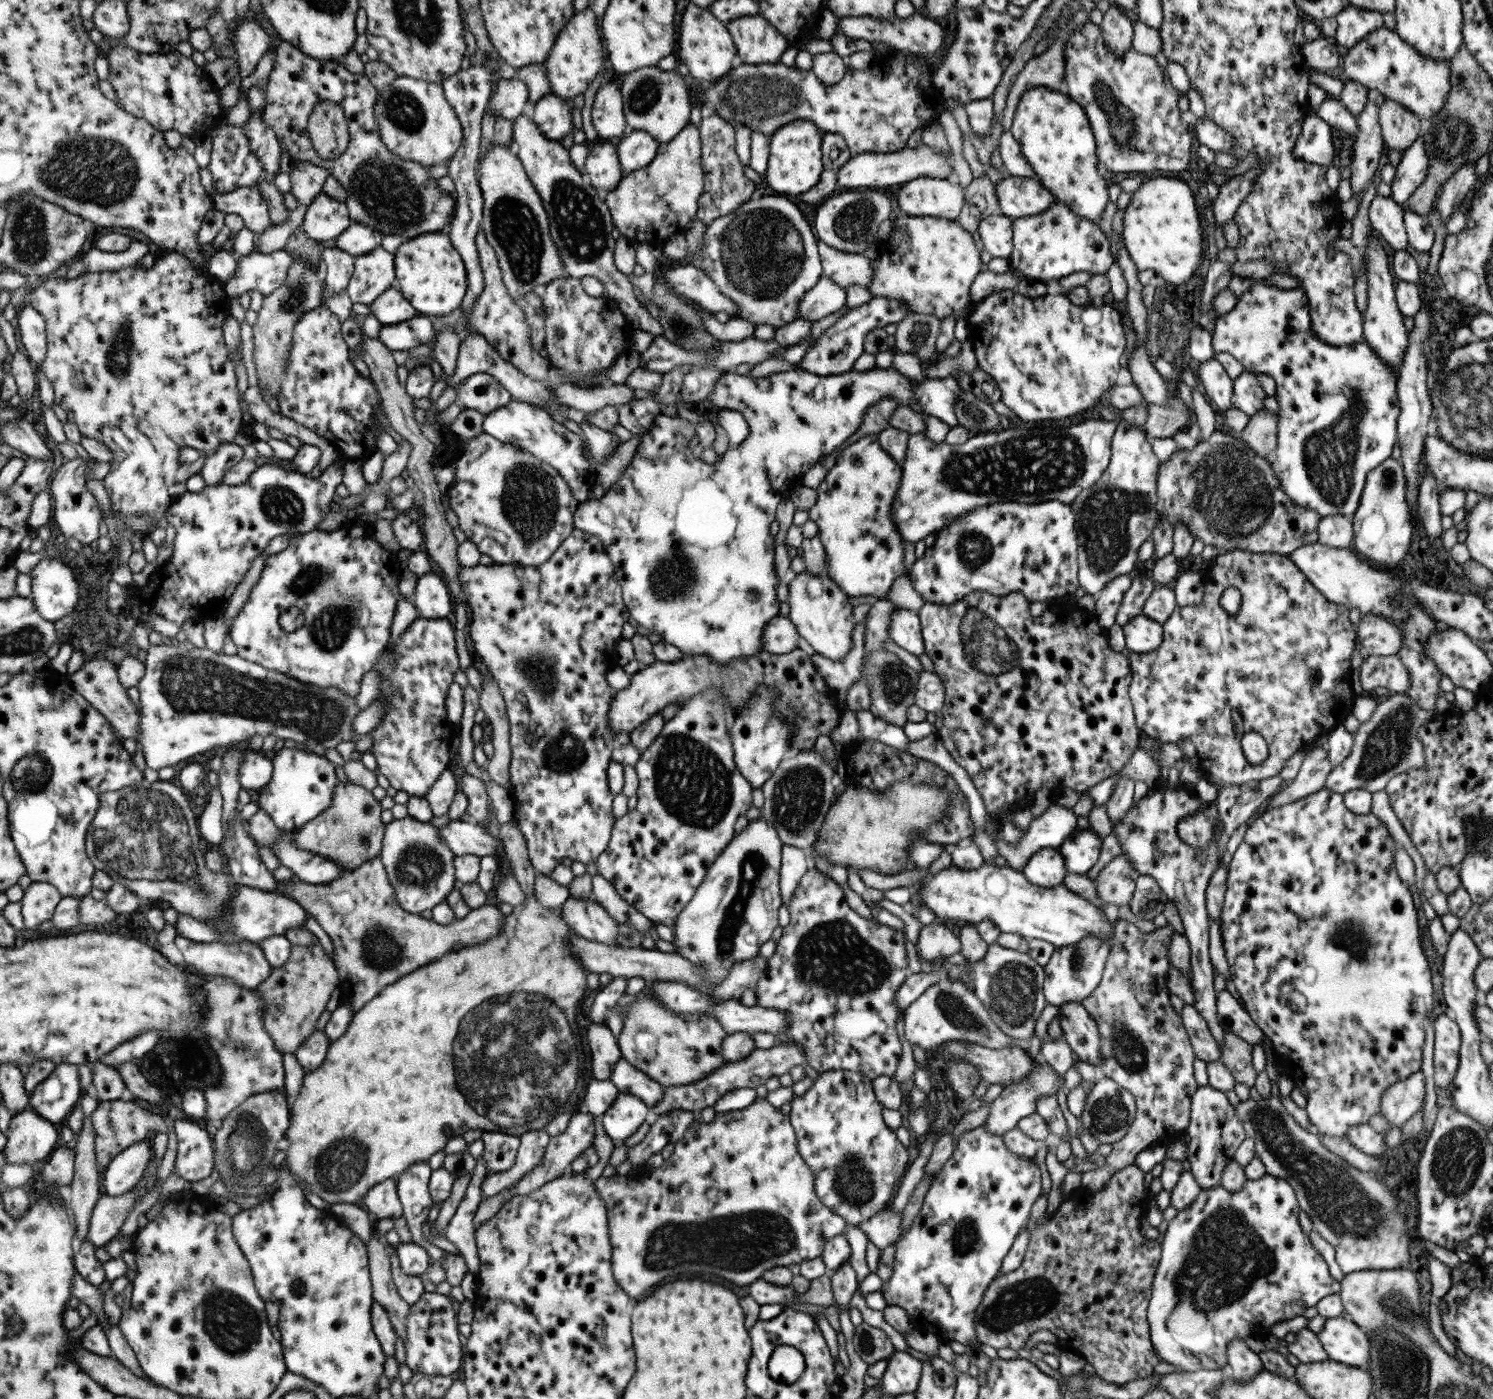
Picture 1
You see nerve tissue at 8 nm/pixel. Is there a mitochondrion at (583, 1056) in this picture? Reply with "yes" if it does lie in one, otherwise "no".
yes

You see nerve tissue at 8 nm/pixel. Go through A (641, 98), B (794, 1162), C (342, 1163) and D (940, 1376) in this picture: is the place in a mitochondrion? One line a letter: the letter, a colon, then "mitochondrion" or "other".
A: mitochondrion
B: other
C: mitochondrion
D: other

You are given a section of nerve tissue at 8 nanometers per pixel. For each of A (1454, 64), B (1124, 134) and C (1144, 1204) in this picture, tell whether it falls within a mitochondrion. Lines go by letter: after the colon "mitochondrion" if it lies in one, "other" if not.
A: other
B: mitochondrion
C: other

